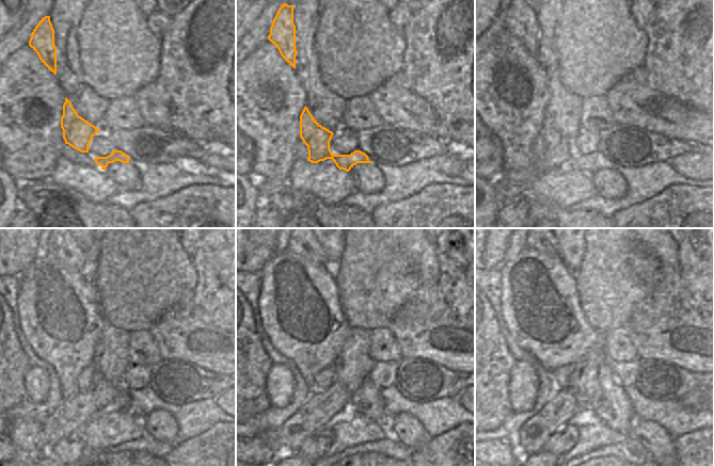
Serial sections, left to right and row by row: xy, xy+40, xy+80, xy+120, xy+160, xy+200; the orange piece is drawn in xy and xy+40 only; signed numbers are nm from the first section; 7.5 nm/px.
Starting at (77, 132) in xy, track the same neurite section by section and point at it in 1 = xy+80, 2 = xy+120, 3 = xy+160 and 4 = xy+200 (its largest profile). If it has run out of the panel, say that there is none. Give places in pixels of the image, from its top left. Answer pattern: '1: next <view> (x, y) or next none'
1: next xy+80 (560, 151)
2: next xy+120 (79, 406)
3: next xy+160 (322, 404)
4: next xy+200 (535, 432)

